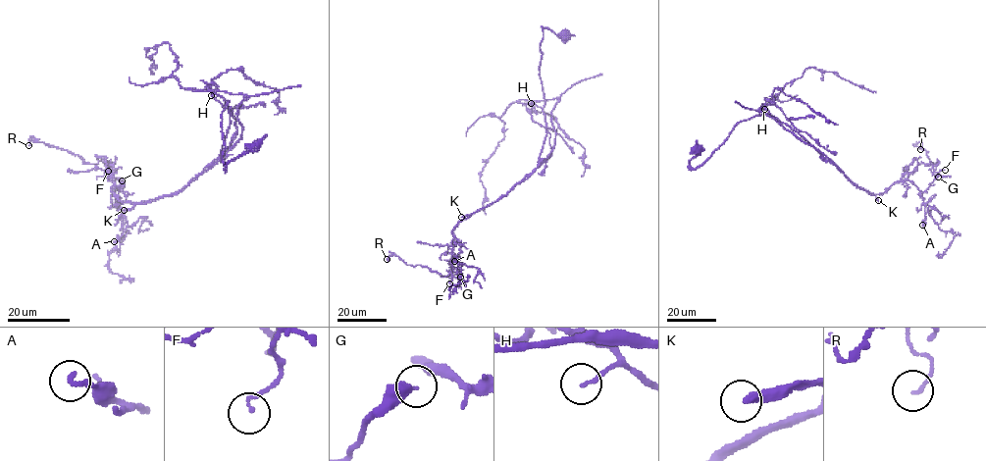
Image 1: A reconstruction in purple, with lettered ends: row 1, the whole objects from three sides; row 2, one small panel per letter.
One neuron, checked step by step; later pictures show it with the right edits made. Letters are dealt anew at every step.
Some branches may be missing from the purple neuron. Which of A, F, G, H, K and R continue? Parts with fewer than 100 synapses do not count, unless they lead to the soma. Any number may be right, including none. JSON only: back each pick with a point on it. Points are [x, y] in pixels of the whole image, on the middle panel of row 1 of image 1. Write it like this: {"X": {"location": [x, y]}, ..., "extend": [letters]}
{"K": {"location": [461, 217]}, "extend": ["K"]}

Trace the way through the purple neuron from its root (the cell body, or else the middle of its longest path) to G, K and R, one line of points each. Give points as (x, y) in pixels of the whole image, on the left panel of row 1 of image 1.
G: (254, 145), (226, 170), (226, 101), (220, 158), (179, 192), (122, 202), (122, 184), (113, 207), (122, 180)
K: (254, 145), (231, 160), (226, 170), (222, 126), (226, 101), (231, 124), (220, 158), (179, 192), (124, 210)
R: (254, 145), (226, 170), (226, 101), (220, 158), (179, 192), (141, 202), (119, 199), (108, 161), (28, 145)

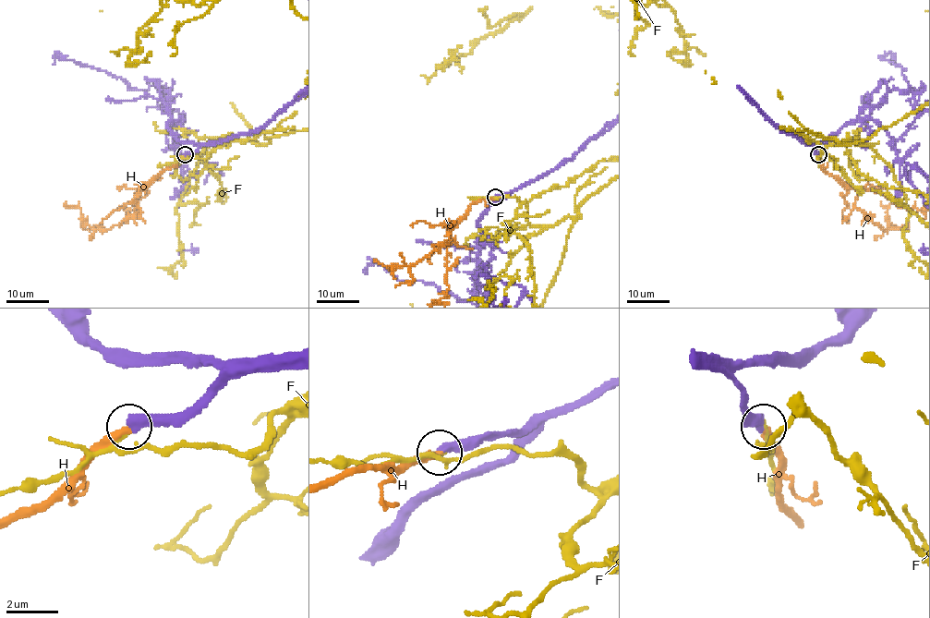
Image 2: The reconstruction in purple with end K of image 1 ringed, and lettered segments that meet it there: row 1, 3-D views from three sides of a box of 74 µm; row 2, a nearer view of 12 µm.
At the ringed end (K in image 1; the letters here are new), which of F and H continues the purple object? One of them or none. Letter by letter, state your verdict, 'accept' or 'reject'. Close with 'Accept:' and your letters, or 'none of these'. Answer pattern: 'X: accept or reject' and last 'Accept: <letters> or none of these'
F: reject
H: accept
Accept: H

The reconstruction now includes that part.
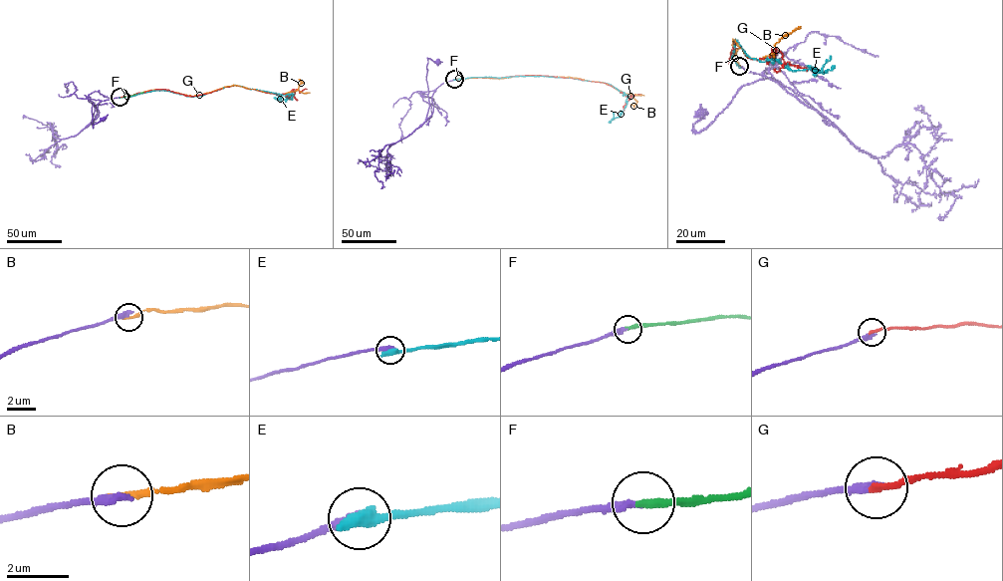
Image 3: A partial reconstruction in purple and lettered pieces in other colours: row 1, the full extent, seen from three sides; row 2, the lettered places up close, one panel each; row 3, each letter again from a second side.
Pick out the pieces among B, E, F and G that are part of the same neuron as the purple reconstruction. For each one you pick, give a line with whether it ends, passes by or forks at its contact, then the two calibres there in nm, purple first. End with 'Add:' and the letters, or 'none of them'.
F: it ends | 240/280 nm
Add: F

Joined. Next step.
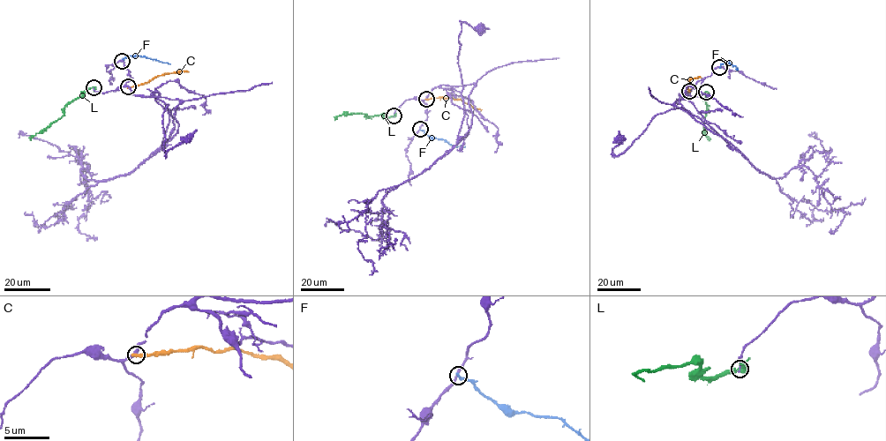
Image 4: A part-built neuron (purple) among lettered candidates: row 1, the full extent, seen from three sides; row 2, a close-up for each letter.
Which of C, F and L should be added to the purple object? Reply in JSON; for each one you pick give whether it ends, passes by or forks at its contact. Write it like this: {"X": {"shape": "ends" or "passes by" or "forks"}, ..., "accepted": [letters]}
{"accepted": []}

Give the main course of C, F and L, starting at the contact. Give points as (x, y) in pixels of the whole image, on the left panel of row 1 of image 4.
C: (129, 87), (144, 84), (159, 75), (188, 71)
F: (122, 61), (129, 56), (137, 56), (170, 63)
L: (93, 87), (86, 90), (66, 104), (63, 115), (29, 138)

